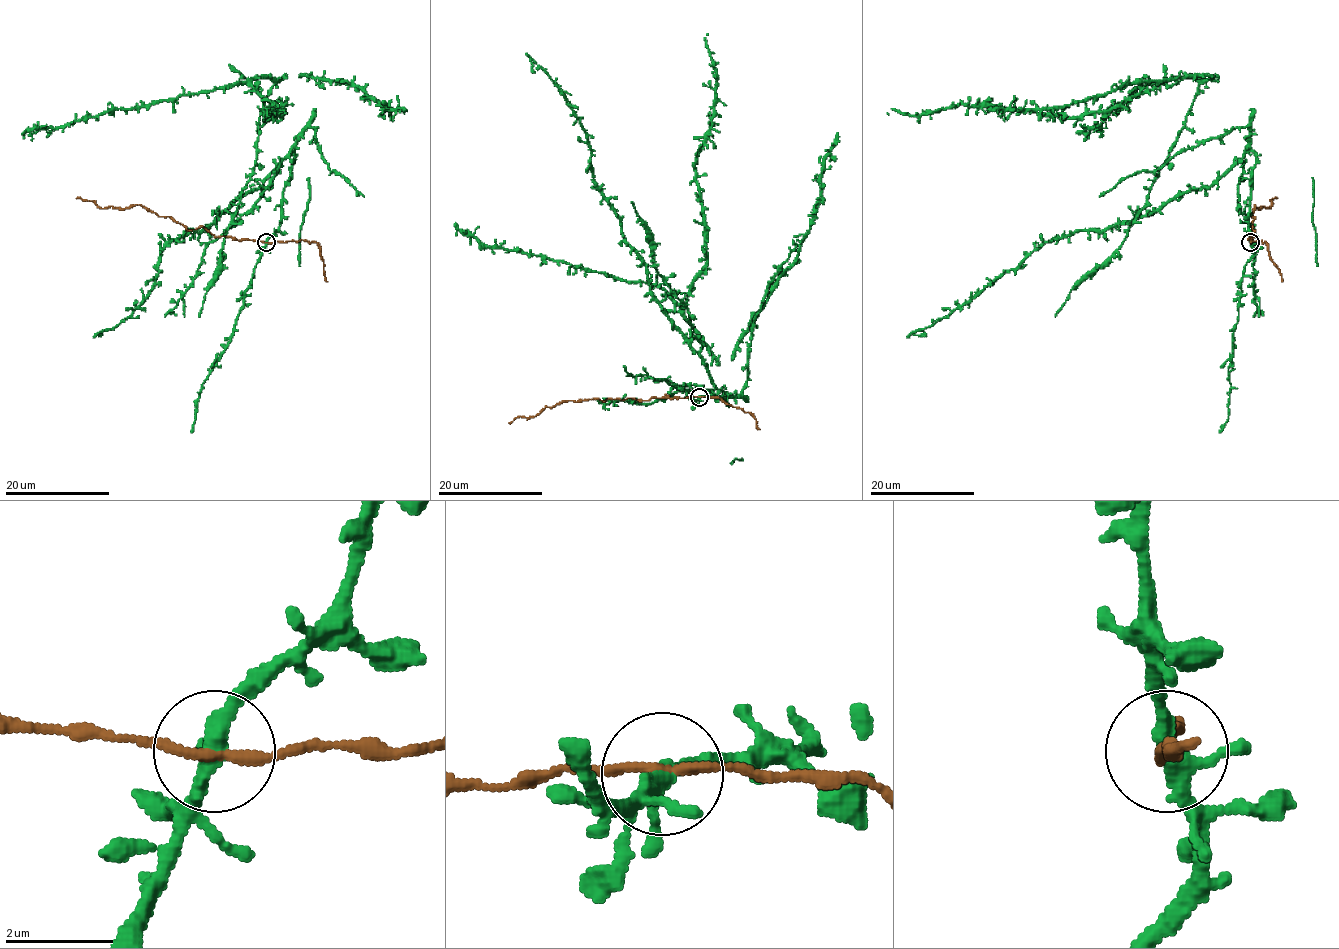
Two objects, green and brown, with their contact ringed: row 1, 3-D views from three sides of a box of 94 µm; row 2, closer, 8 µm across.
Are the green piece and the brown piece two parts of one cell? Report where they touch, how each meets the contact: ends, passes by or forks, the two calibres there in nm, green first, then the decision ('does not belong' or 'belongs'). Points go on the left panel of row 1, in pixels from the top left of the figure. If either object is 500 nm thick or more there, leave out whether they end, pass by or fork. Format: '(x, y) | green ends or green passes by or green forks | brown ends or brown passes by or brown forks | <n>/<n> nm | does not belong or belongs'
(266, 242) | green forks | brown passes by | 280/180 nm | belongs

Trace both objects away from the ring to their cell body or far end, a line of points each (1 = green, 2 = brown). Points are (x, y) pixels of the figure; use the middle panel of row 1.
1: (699, 397), (726, 402), (650, 289), (706, 344), (684, 311), (706, 262), (708, 35)
2: (699, 397), (563, 400), (545, 407), (535, 416), (518, 416), (509, 423)

